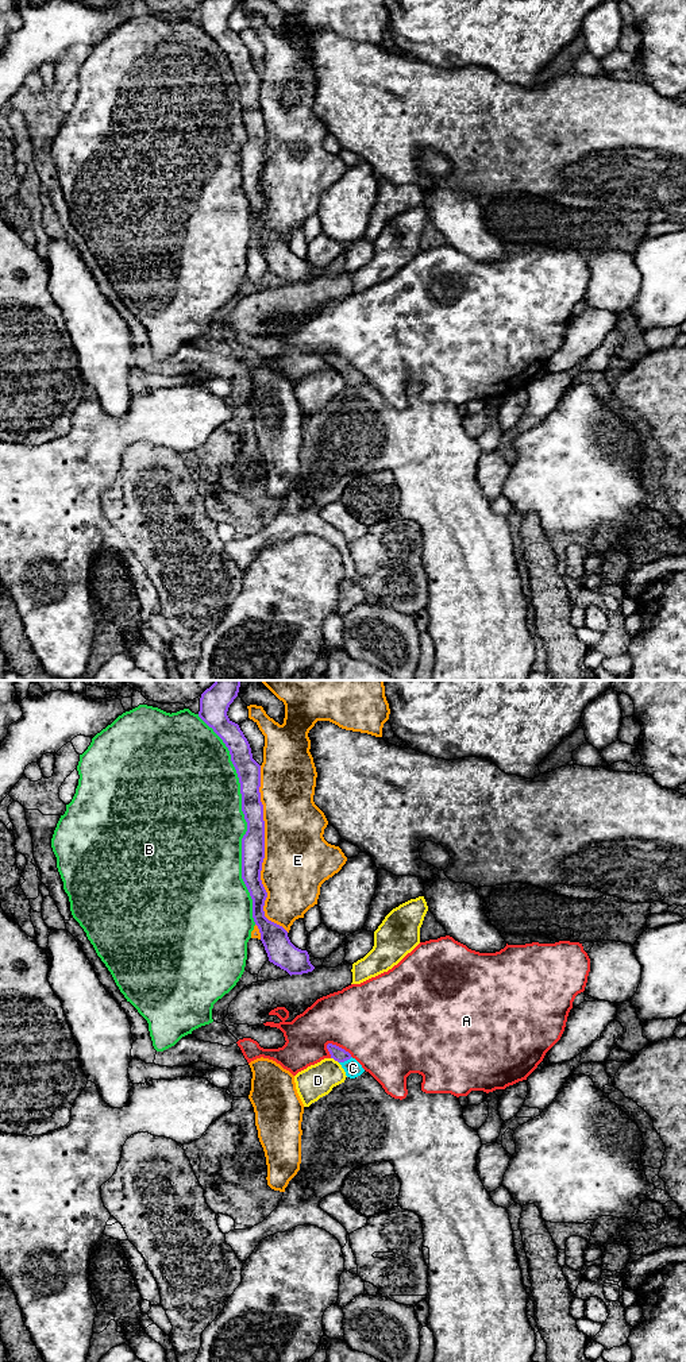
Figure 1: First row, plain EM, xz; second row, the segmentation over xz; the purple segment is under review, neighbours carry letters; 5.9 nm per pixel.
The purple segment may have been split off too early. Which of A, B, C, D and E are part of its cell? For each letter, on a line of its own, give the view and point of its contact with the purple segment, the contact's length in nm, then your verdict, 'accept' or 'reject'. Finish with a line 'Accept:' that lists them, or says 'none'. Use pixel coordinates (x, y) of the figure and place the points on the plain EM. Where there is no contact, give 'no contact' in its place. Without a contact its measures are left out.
A: xz (338, 355) | 170 nm | reject
B: xz (245, 127) | 1300 nm | reject
C: xz (345, 369) | 90 nm | accept
D: xz (335, 369) | 60 nm | reject
E: xz (264, 161) | 1000 nm | reject
Accept: C

